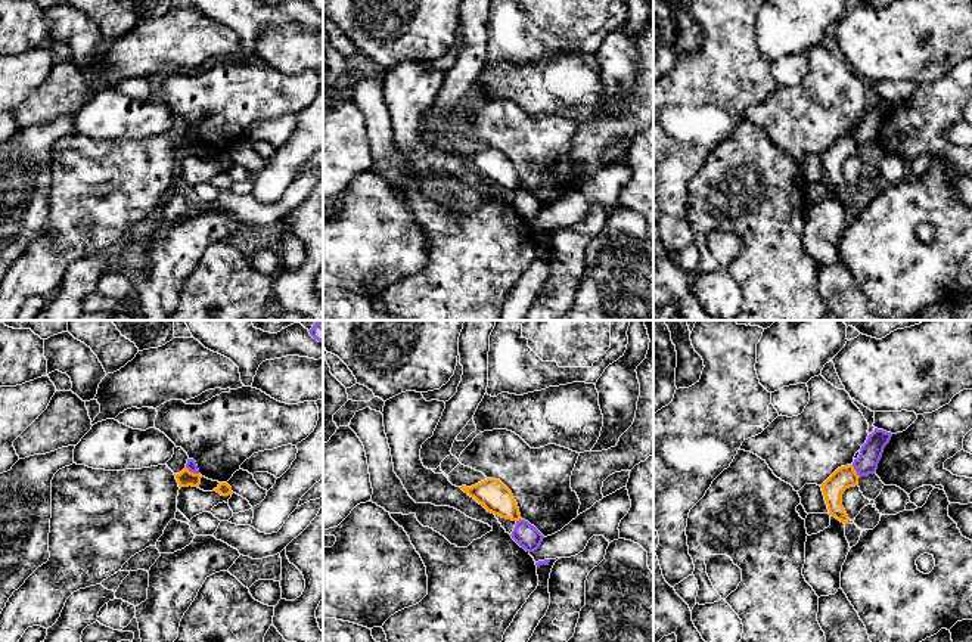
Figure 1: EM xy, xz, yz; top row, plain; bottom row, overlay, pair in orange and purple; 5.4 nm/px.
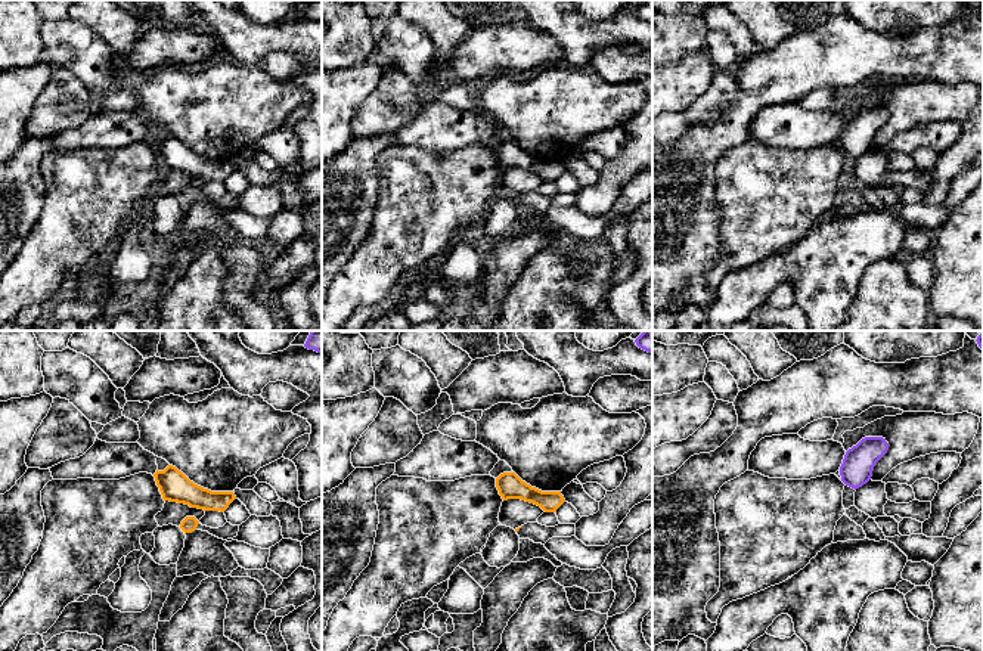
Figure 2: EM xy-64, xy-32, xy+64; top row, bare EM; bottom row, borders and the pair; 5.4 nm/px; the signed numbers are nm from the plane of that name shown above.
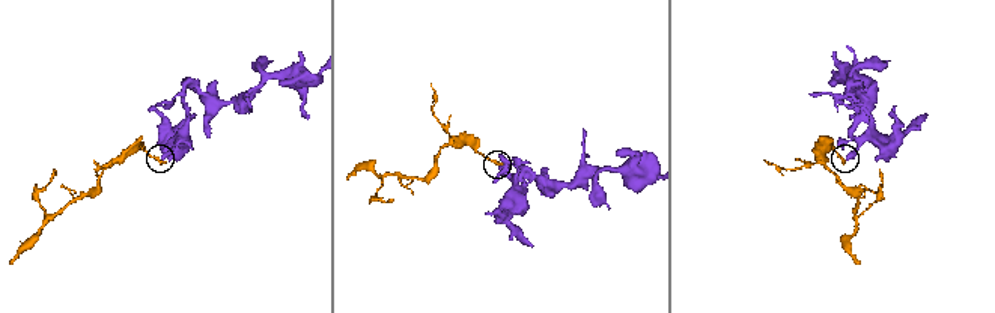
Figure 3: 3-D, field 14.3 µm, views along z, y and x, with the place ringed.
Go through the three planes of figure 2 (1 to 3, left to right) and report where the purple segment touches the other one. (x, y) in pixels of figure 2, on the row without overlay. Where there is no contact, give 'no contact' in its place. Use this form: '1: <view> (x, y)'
1: no contact
2: no contact
3: no contact

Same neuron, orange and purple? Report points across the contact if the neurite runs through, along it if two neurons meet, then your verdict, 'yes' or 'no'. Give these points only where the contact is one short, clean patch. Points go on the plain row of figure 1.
border xy (186, 136), (198, 143); no

